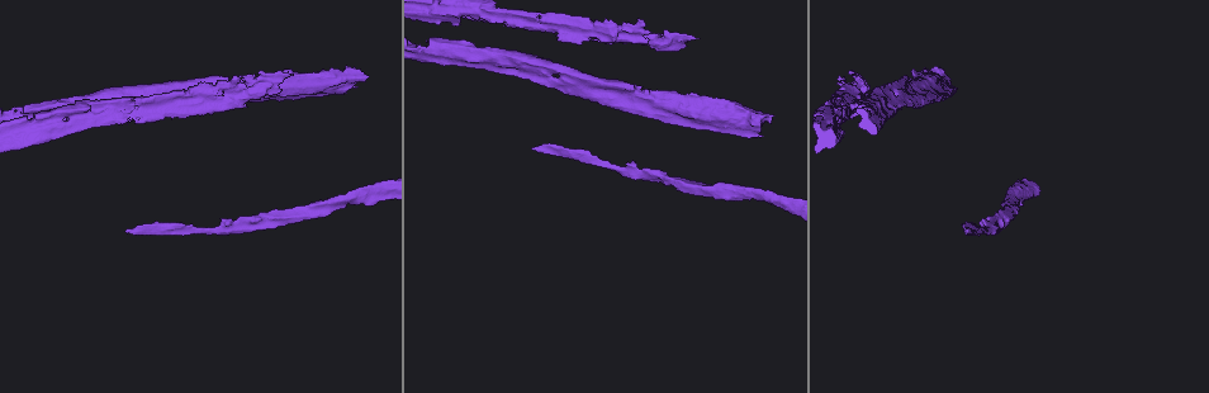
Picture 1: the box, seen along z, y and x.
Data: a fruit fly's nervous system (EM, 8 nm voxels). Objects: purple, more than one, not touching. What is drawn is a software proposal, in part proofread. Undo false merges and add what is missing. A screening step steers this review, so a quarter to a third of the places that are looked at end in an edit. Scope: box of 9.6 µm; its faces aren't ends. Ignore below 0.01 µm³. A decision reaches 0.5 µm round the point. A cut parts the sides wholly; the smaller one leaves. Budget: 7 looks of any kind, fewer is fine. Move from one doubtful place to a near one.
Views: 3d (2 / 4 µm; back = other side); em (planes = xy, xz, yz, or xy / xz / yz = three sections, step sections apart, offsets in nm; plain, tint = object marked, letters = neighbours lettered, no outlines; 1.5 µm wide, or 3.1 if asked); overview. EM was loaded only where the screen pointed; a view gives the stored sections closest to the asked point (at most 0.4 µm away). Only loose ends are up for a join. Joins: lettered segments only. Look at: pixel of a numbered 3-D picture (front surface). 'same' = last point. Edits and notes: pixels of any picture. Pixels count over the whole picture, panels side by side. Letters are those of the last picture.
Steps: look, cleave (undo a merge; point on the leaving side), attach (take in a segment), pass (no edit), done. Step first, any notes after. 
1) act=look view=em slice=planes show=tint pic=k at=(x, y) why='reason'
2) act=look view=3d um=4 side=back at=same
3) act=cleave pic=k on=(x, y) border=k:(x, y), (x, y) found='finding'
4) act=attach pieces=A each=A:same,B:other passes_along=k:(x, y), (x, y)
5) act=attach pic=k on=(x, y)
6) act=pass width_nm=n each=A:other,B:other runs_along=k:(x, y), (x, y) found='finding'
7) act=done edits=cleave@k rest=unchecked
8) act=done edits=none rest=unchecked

act=look view=3d um=2 pic=1 at=(661, 119) why='stops while still wide'

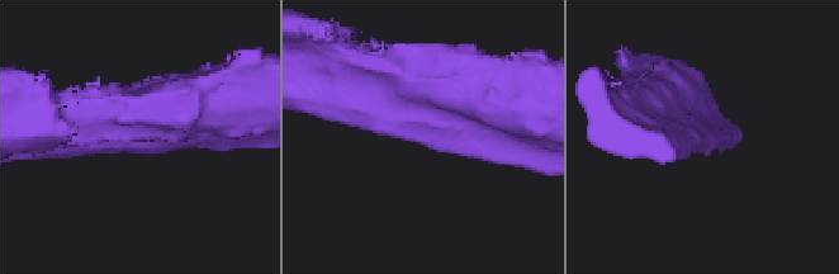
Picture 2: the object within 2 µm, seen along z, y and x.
act=look view=em slice=planes show=letters pic=2 at=(707, 141) why='need the tissue'

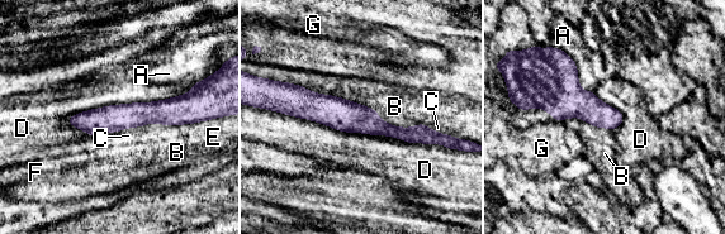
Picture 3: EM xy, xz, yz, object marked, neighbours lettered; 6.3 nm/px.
act=pass longest_contact=D:1100nm each=A:other,B:other,C:other,D:other,E:other,F:other,G:other runs_along=3:(283, 101), (301, 101), (430, 139) found='no lettered segment goes on from it'

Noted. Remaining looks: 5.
act=look view=em slice=yz step=8 show=letters pic=1 at=(899, 105) why='touches itself'

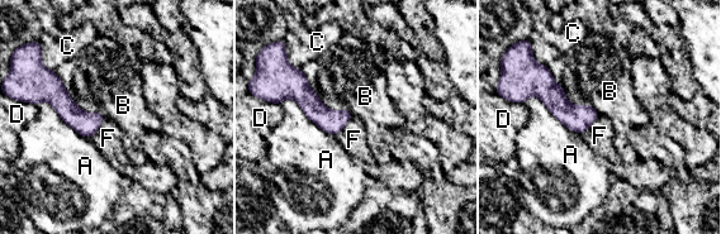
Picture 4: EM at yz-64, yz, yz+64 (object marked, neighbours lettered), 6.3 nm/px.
act=pass each=A:other,B:other,C:other,D:other,F:other border=4:(352, 115), (335, 135) found='continuous, no second cell'

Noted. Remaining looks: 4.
act=look view=em slice=yz step=4 show=tint pic=1 at=(677, 38) why='calibre changes'

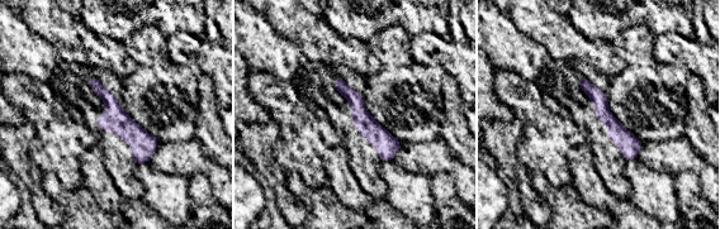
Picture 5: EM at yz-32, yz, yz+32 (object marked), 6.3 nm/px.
act=look view=em slice=planes show=tint at=same

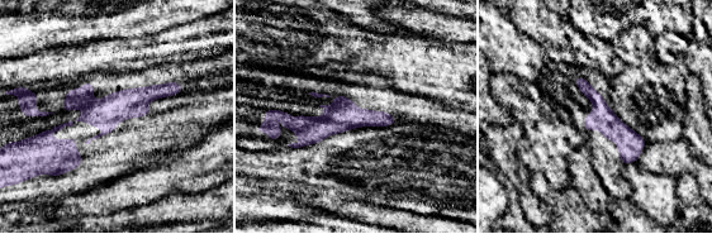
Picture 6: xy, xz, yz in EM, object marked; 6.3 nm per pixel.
act=look view=em slice=planes show=letters at=same

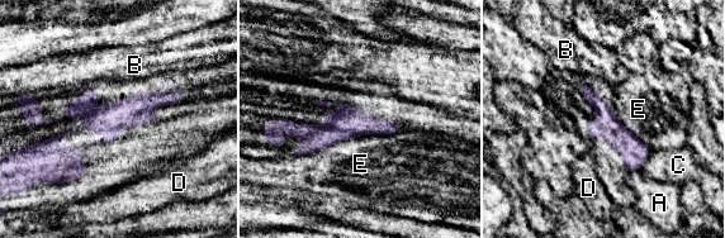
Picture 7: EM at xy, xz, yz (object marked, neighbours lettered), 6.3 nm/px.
act=pass width_nm=160 each=A:other,B:other,C:other,D:other,E:other border=7:(385, 134), (292, 153) found='continuous, no second cell'

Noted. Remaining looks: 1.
act=done edits=none rest=unchecked

